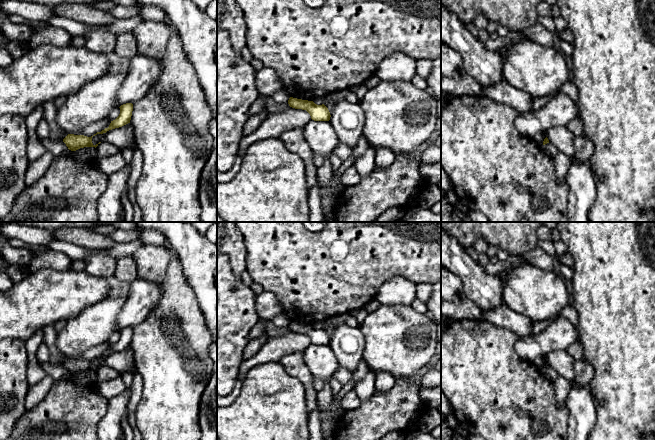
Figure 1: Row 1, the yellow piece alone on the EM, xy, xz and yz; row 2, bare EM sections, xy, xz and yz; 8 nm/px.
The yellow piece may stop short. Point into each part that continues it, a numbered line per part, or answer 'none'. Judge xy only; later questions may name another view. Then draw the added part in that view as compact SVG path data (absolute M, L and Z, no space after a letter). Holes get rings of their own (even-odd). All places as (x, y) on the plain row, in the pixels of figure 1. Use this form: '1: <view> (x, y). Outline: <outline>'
none

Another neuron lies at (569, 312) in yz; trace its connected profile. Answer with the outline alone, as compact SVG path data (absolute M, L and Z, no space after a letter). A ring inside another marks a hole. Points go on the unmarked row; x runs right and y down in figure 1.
M568 304L561 312L561 315L567 318L573 325L577 326L578 324L578 314L574 305Z

